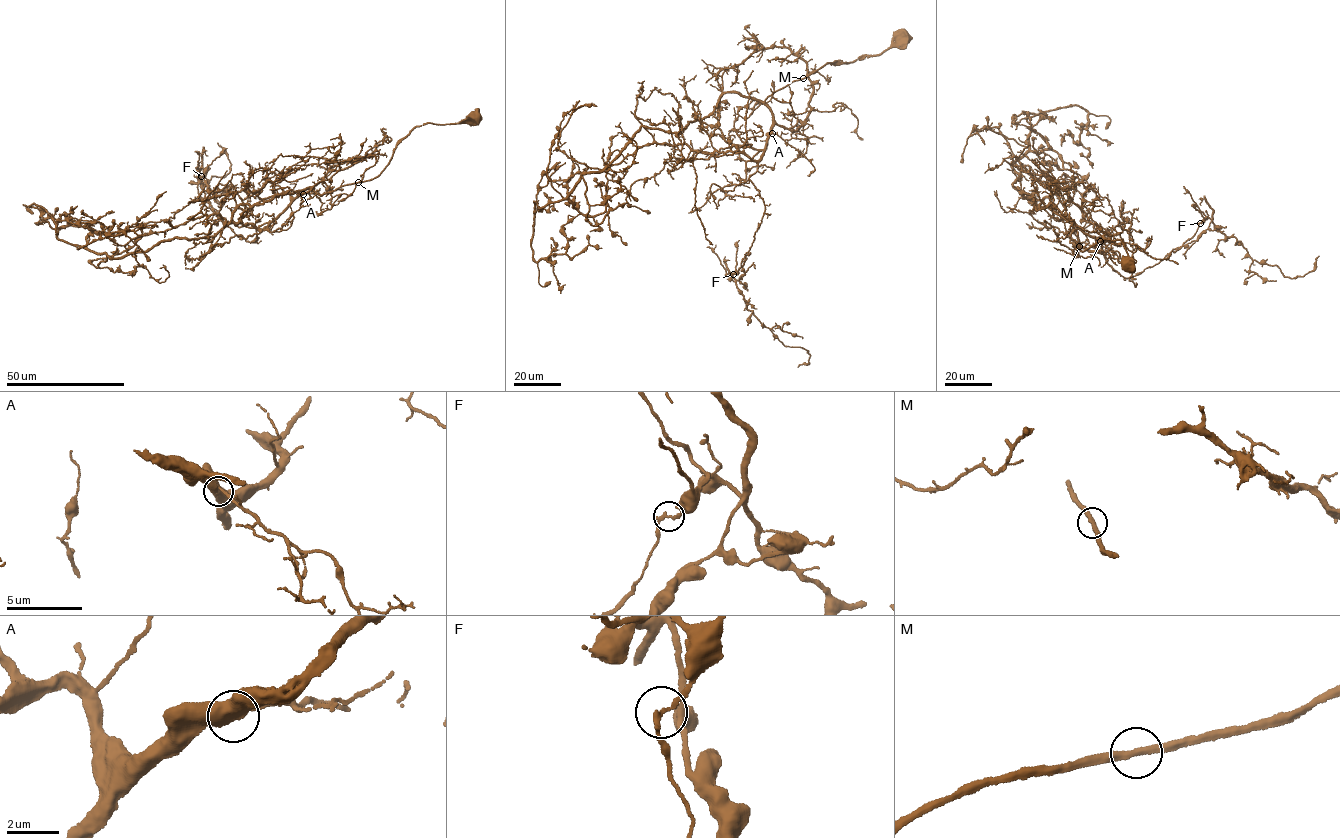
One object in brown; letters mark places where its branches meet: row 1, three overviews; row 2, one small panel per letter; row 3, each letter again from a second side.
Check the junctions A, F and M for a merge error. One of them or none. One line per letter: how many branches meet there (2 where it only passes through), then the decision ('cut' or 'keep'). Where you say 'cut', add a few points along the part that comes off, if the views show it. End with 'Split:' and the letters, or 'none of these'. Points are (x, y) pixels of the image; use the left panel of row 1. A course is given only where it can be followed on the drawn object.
A: branches 2; keep
F: branches 2; cut; course (201, 177), (201, 167), (197, 176), (206, 185), (211, 176), (229, 172), (226, 154), (217, 143)
M: branches 2; keep
Split: F

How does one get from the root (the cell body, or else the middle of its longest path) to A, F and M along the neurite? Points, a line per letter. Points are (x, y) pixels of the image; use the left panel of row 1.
A: (475, 116), (456, 123), (414, 127), (398, 141), (377, 176), (320, 194), (311, 188), (303, 194)
F: (475, 116), (414, 127), (378, 175), (320, 194), (311, 188), (256, 229), (255, 242), (210, 208), (201, 177)
M: (475, 116), (456, 123), (428, 122), (414, 127), (398, 141), (388, 163), (378, 175), (358, 183)

